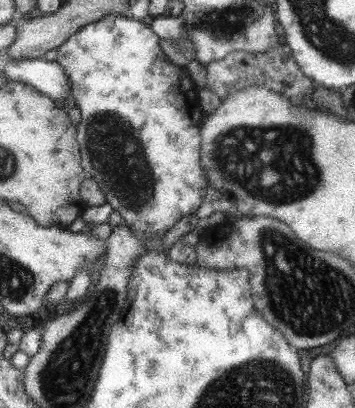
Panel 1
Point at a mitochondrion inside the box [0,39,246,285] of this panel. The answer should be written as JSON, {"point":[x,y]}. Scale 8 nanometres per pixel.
{"point":[115,151]}

